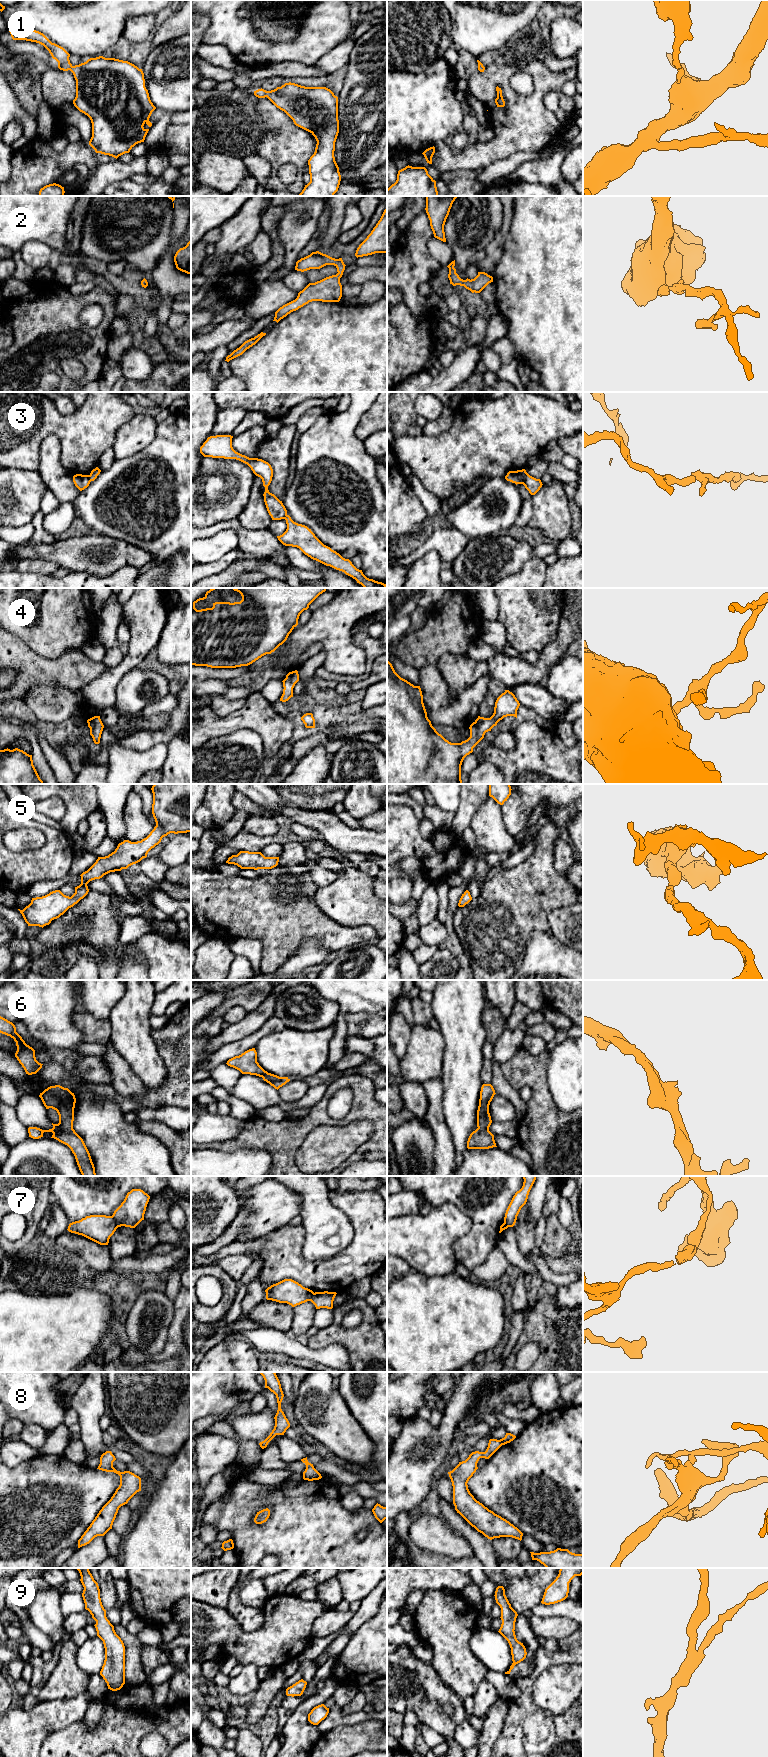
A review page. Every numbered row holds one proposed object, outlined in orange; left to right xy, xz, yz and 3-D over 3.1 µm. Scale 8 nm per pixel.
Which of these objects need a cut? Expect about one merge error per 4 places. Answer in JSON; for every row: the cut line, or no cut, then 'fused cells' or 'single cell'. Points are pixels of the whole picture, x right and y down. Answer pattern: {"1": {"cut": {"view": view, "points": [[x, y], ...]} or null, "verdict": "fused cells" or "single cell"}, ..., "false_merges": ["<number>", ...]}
{"1": {"cut": null, "verdict": "single cell"}, "2": {"cut": null, "verdict": "single cell"}, "3": {"cut": {"view": "xy", "points": [[88, 475], [91, 480]]}, "verdict": "fused cells"}, "4": {"cut": null, "verdict": "single cell"}, "5": {"cut": null, "verdict": "single cell"}, "6": {"cut": null, "verdict": "single cell"}, "7": {"cut": {"view": "xy", "points": [[112, 1215], [118, 1226]]}, "verdict": "fused cells"}, "8": {"cut": null, "verdict": "single cell"}, "9": {"cut": null, "verdict": "single cell"}, "false_merges": ["3", "7"]}

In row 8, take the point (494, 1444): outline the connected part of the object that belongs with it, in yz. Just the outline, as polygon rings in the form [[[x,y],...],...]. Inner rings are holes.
[[[511,1433],[497,1440],[490,1439],[485,1452],[475,1451],[469,1457],[450,1472],[449,1477],[453,1486],[453,1504],[455,1510],[472,1527],[485,1537],[492,1540],[500,1537],[512,1537],[522,1540],[523,1533],[506,1519],[489,1510],[477,1501],[468,1489],[468,1481],[478,1469],[480,1458],[489,1459],[502,1445],[510,1443],[516,1438]]]

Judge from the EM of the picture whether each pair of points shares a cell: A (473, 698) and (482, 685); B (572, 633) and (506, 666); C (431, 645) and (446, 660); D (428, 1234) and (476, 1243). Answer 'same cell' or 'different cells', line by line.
A: same cell
B: same cell
C: different cells
D: different cells

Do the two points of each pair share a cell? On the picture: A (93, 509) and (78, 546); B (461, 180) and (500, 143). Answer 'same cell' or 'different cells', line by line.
A: different cells
B: different cells

